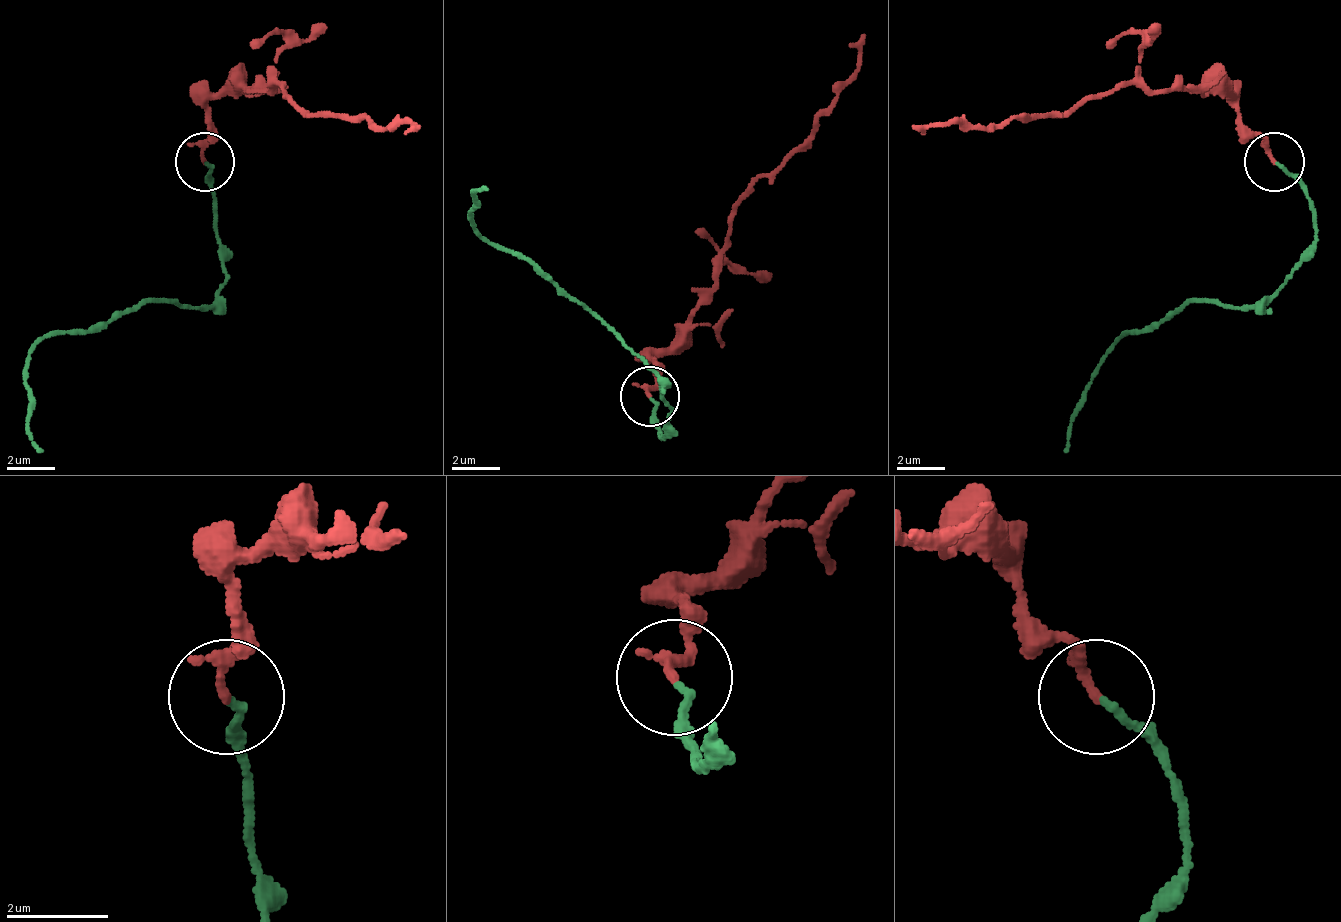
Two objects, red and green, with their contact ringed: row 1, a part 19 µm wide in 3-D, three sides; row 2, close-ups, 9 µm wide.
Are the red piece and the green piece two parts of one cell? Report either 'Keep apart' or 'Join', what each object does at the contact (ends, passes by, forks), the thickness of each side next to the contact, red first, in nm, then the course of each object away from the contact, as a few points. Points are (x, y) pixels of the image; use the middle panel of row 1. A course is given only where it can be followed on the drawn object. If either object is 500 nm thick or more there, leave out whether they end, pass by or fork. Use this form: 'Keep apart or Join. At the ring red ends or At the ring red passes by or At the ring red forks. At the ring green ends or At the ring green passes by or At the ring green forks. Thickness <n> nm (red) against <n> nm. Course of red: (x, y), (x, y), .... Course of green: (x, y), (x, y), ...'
Join. At the ring red passes by. At the ring green ends. Thickness 140 nm (red) against 130 nm. Course of red: (651, 397), (657, 361), (675, 343), (717, 254), (729, 212), (806, 140), (866, 33). Course of green: (651, 397), (663, 439), (669, 403), (651, 373), (585, 308), (472, 224), (472, 194), (490, 188)

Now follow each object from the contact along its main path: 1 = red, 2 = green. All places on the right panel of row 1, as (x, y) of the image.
1: (1275, 160), (1239, 106), (1221, 88), (1132, 82), (1090, 94), (1066, 112), (911, 130)
2: (1275, 160), (1311, 202), (1317, 232), (1311, 255), (1251, 309), (1186, 303), (1126, 333), (1102, 357), (1066, 452)

